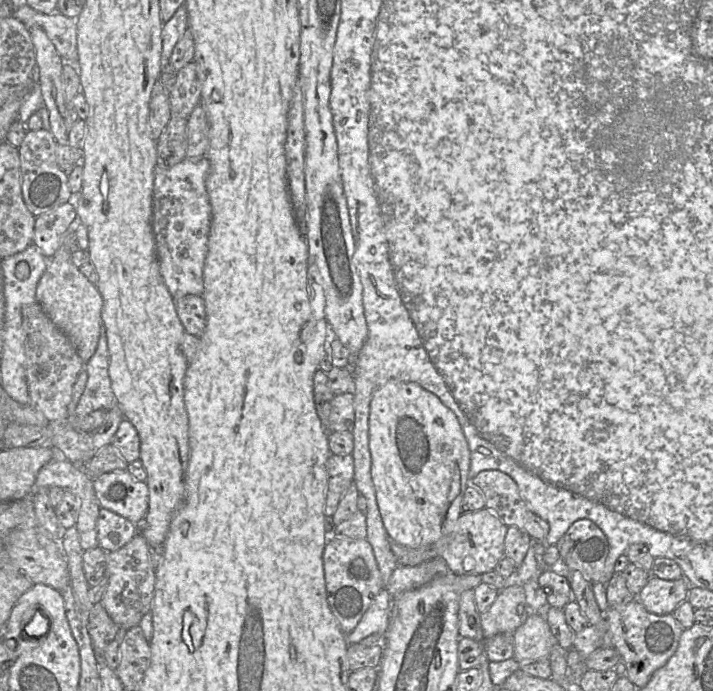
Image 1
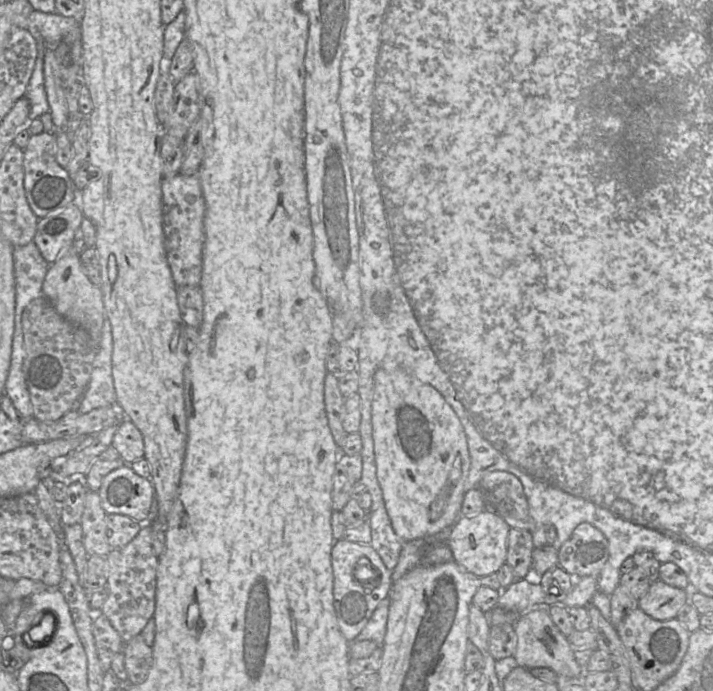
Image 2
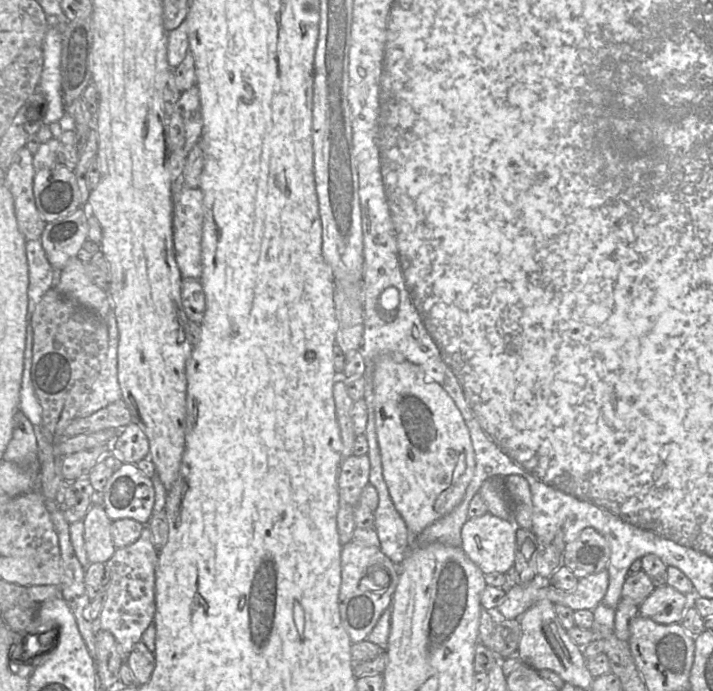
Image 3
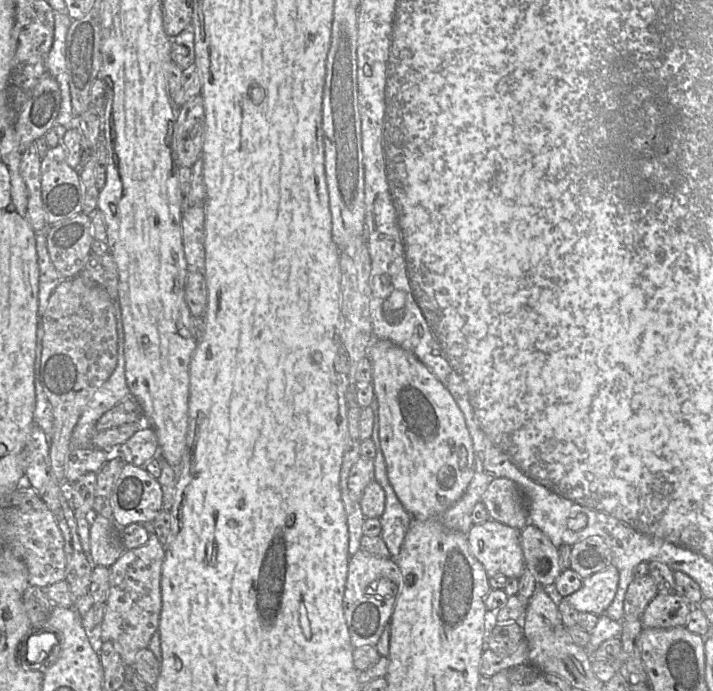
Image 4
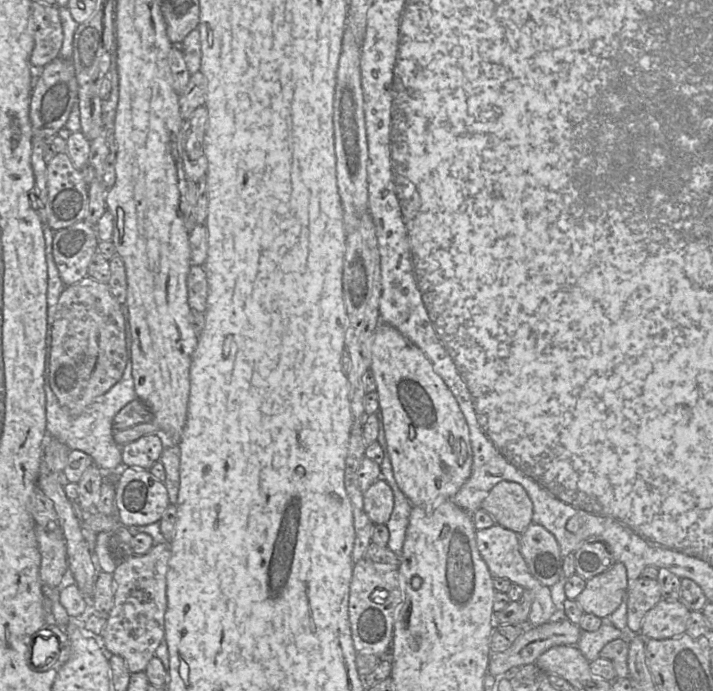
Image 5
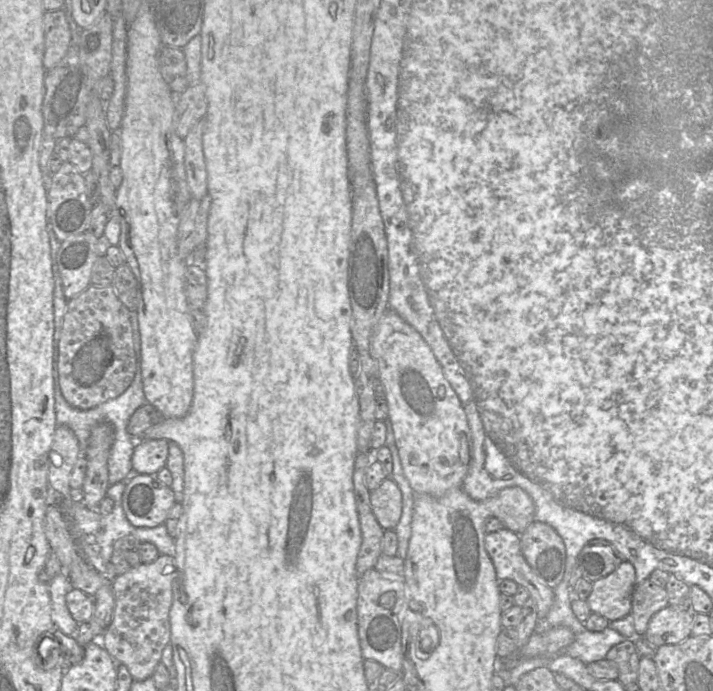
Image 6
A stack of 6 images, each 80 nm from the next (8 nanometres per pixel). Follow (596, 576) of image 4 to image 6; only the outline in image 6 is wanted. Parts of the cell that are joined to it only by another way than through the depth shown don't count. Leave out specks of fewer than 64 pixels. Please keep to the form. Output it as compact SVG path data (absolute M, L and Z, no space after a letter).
M622 561L612 573L593 582L586 602L593 613L610 622L622 619L631 613L636 584L634 566L628 561Z

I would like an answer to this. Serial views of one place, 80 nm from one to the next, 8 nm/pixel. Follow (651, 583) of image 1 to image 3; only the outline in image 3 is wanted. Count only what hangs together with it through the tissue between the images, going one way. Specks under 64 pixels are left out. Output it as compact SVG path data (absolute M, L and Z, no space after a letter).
M669 585L655 587L639 606L639 615L658 624L680 623L690 605L694 606L689 595L682 594Z

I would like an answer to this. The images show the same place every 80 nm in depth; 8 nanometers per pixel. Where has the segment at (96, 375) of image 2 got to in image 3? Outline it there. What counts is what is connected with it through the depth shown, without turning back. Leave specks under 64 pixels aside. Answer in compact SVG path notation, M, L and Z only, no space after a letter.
M114 311L103 317L109 331L109 347L106 361L91 387L85 403L79 408L76 418L86 418L108 405L122 400L122 392L117 375L118 328Z

